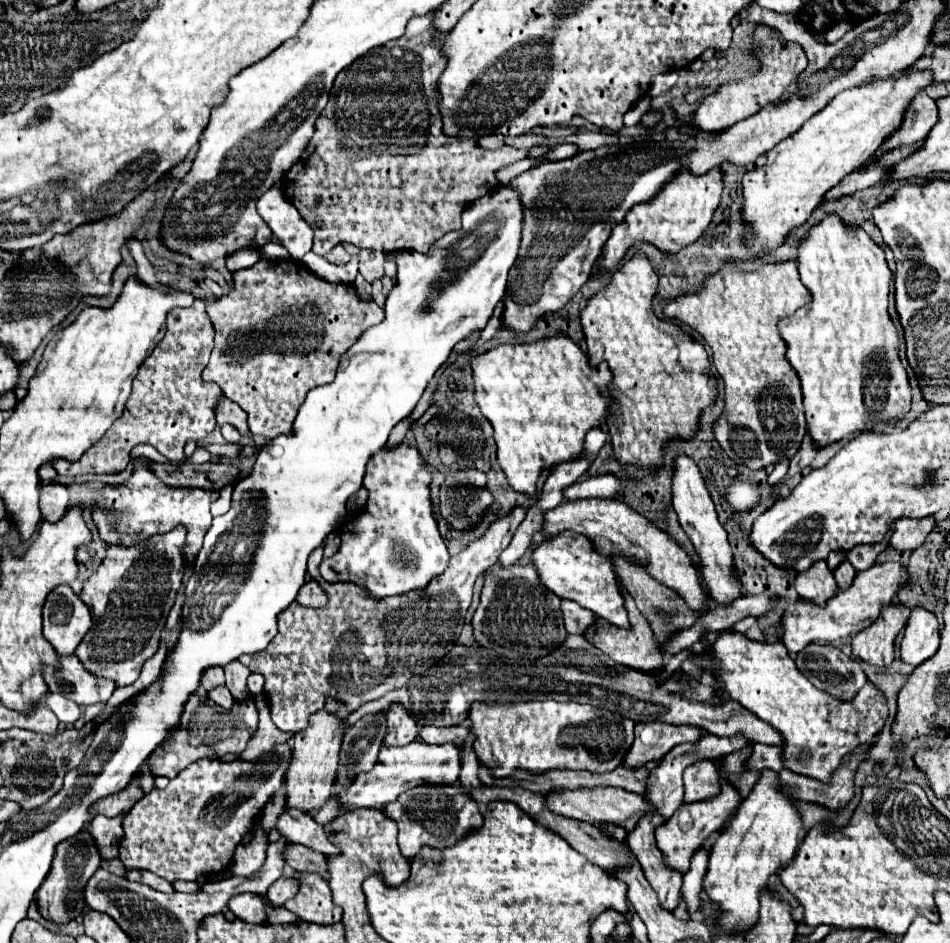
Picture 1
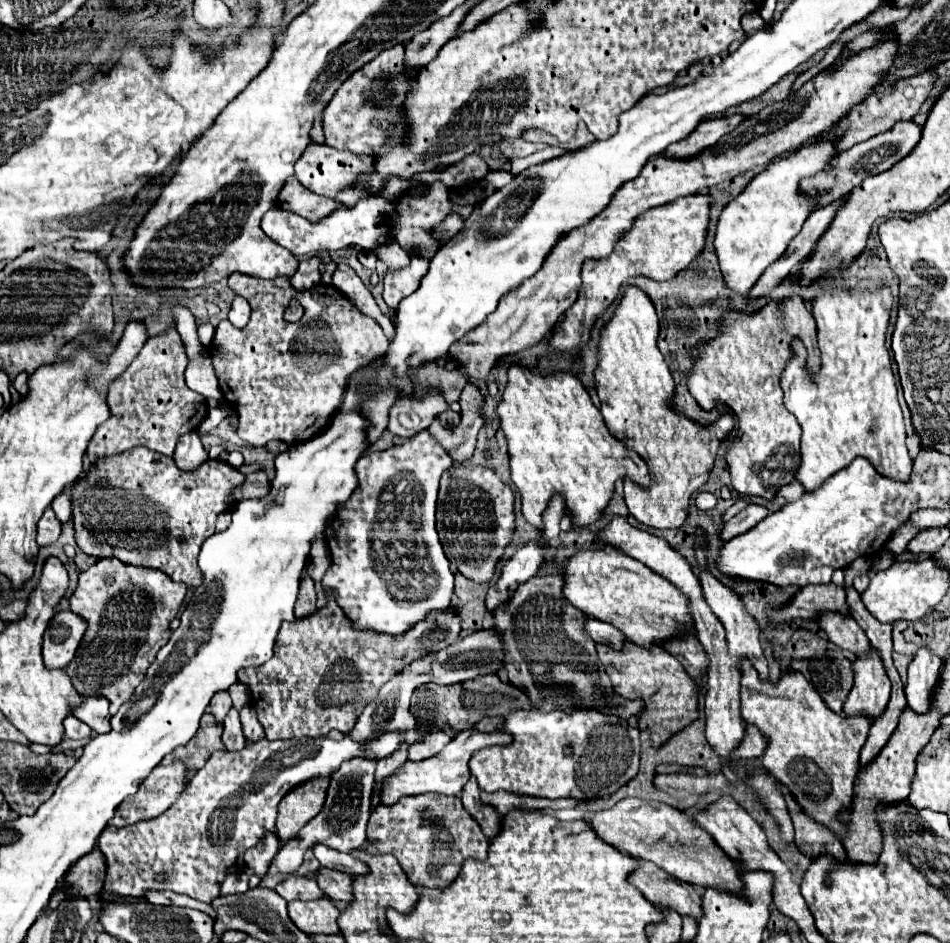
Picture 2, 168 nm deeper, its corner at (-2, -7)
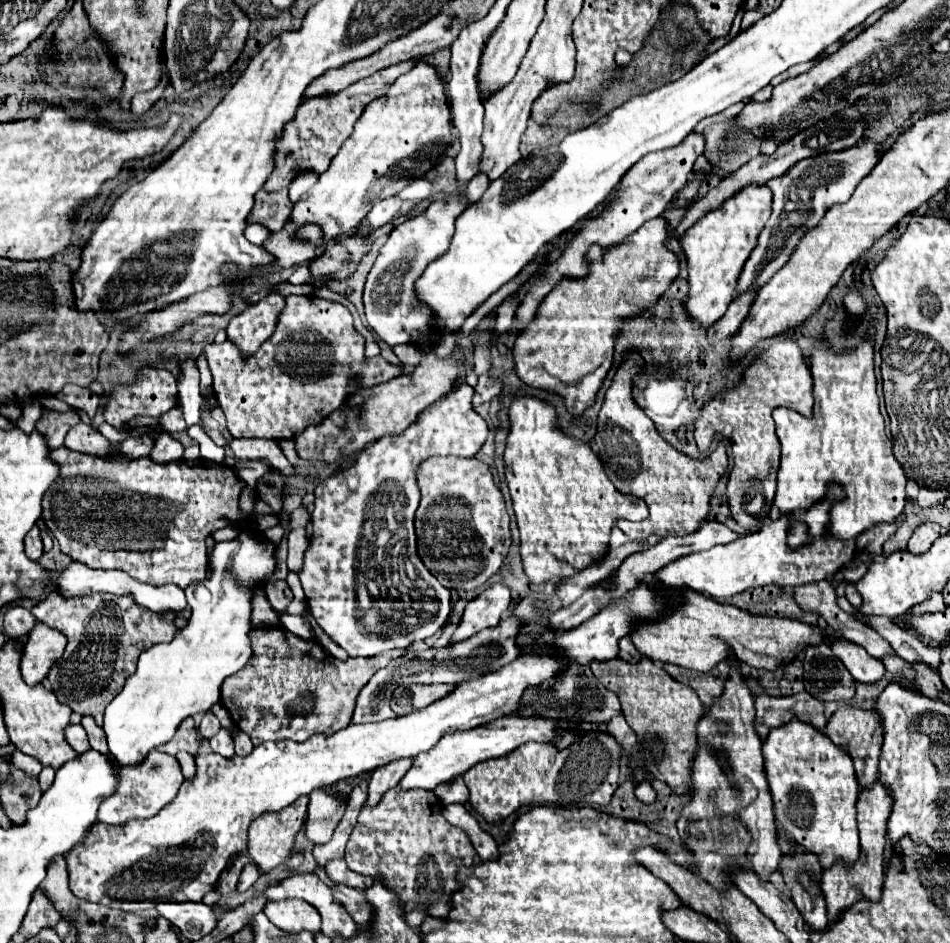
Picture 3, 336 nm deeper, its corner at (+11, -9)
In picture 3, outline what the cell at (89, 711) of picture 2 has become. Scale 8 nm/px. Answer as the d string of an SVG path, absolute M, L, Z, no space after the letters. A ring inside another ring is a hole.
M83 716L83 718L81 718L81 726L85 728L91 746L93 746L95 750L99 750L101 754L105 754L105 752L107 752L107 742L105 742L105 732L103 732L103 728L97 726L97 724L93 722L93 718L89 718L89 716Z

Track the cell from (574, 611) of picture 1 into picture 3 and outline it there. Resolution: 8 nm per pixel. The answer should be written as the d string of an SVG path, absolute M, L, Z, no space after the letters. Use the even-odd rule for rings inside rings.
M621 638L621 642L619 642L619 658L627 660L627 662L637 662L637 660L641 660L641 654L635 650L635 646L631 644L629 638Z

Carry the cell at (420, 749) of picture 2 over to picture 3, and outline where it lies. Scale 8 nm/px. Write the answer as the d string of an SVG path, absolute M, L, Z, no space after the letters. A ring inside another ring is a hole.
M399 758L397 762L389 762L389 766L379 766L377 770L371 772L371 782L369 782L369 798L367 804L375 806L385 790L397 786L397 782L405 776L405 772L411 766L411 758Z

